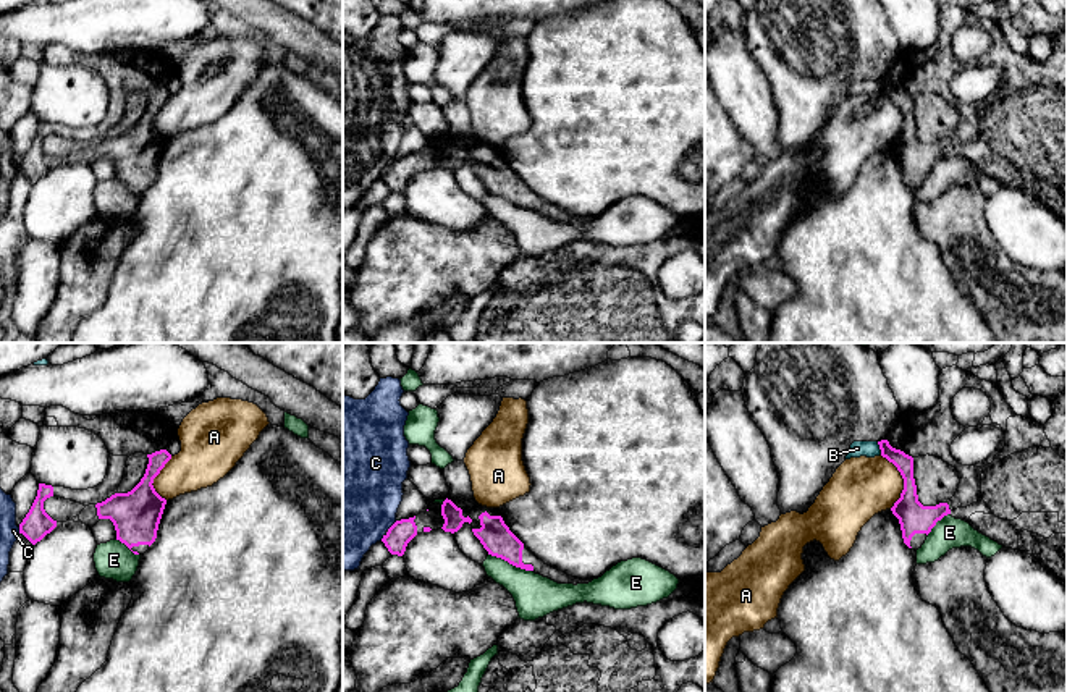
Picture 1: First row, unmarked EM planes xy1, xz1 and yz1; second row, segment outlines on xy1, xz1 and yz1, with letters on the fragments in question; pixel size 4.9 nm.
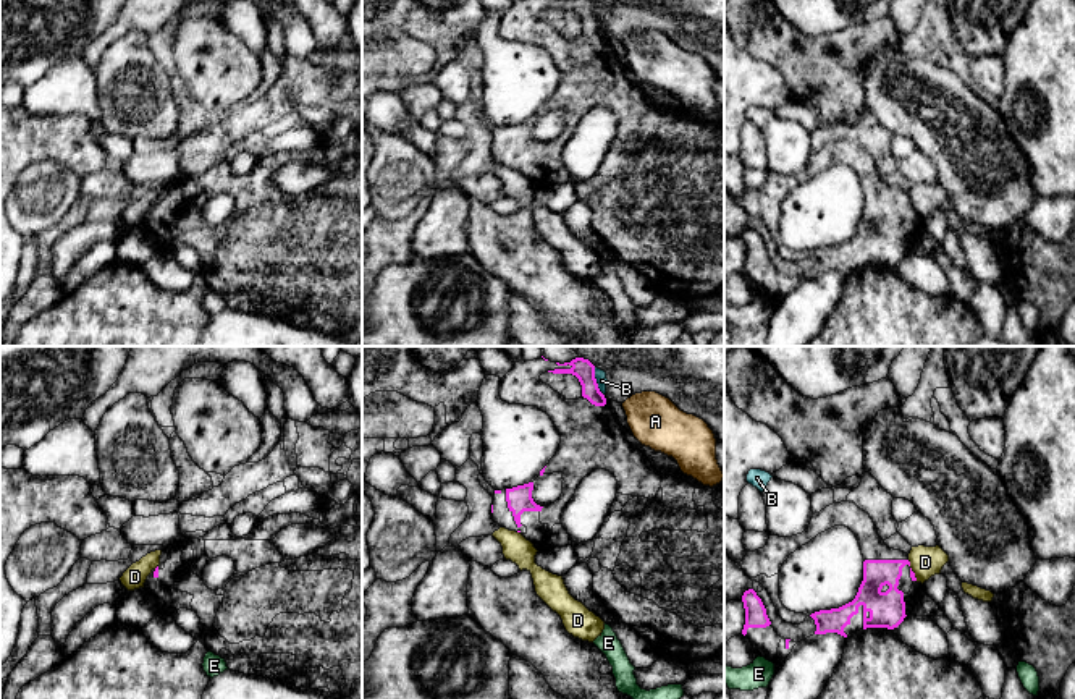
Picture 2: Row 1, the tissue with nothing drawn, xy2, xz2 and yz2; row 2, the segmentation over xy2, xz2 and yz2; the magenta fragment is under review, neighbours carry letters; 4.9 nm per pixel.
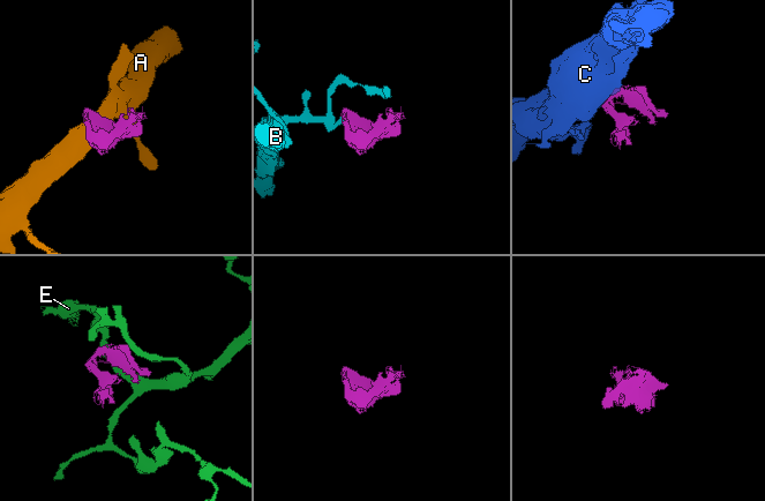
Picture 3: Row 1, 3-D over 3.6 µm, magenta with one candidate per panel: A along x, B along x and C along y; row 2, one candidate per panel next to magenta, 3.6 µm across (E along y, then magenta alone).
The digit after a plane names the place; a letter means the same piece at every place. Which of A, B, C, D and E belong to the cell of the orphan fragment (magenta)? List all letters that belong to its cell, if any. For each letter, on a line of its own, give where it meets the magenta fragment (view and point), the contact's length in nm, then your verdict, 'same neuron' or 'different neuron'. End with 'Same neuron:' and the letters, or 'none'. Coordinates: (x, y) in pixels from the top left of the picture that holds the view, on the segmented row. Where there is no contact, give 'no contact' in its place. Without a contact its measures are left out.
A: meets magenta in yz1 at (904, 481); contact 280 nm long; different neuron
B: meets magenta in xz2 at (595, 382); contact 150 nm long; different neuron
C: meets magenta in xz1 at (393, 524); contact 70 nm long; different neuron
D: meets magenta in yz2 at (910, 570); contact 120 nm long; different neuron
E: meets magenta in xz1 at (511, 563); contact 240 nm long; different neuron
Same neuron: none

